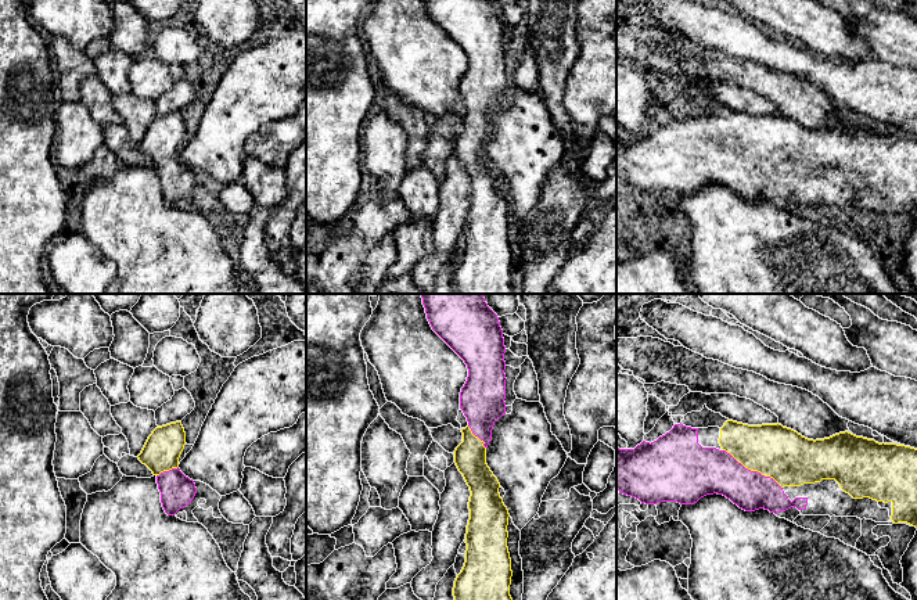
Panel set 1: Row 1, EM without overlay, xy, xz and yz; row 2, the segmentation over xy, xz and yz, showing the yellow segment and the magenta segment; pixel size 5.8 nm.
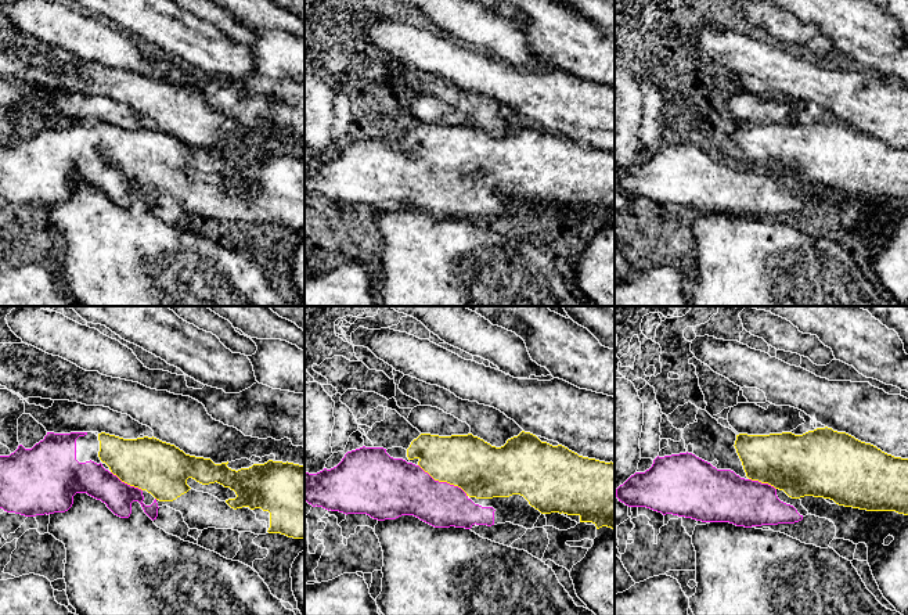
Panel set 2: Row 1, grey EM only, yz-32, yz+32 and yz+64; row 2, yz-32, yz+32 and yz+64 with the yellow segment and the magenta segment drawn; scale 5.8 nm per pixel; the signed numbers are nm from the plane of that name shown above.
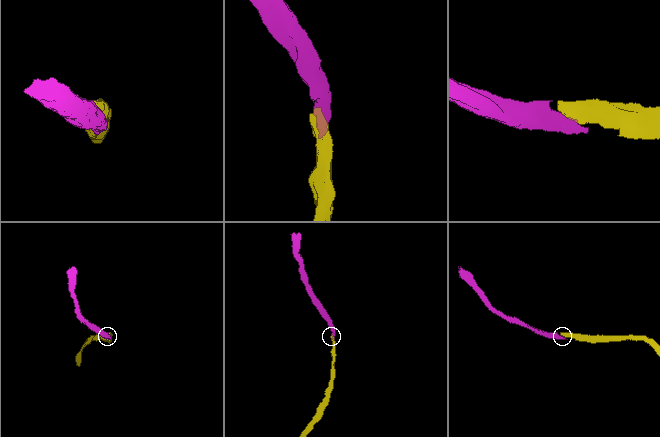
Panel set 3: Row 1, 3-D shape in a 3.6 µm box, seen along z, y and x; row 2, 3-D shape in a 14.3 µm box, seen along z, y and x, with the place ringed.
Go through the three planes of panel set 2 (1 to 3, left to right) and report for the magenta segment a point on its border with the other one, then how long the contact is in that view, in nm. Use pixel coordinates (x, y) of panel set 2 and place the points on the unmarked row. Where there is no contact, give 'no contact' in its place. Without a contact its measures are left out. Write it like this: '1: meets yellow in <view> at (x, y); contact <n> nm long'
1: meets yellow in yz-32 at (126, 172); contact 220 nm long
2: meets yellow in yz+32 at (443, 171); contact 340 nm long
3: meets yellow in yz+64 at (763, 172); contact 170 nm long

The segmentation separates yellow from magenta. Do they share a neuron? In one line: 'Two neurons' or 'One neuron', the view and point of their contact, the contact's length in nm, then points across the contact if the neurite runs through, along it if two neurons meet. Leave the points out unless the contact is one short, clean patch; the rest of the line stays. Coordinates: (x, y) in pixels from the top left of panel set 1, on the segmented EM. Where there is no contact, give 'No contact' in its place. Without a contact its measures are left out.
One neuron. Touches yellow at yz (752, 470). Shared border 420 nm. Path across: yz (781, 453), (765, 457), (752, 470), (709, 470)

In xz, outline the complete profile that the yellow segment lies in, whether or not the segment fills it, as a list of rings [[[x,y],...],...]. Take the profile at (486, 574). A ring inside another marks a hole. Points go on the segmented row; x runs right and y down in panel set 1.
[[[421,294],[427,319],[432,330],[464,360],[468,377],[460,392],[460,409],[467,417],[468,425],[461,430],[463,442],[454,450],[454,463],[470,486],[468,502],[470,520],[465,533],[465,563],[457,575],[453,588],[454,600],[513,600],[510,596],[511,585],[511,558],[507,547],[508,510],[500,497],[500,484],[486,464],[486,448],[492,441],[495,421],[506,414],[506,362],[504,338],[497,315],[485,302],[483,294]]]

